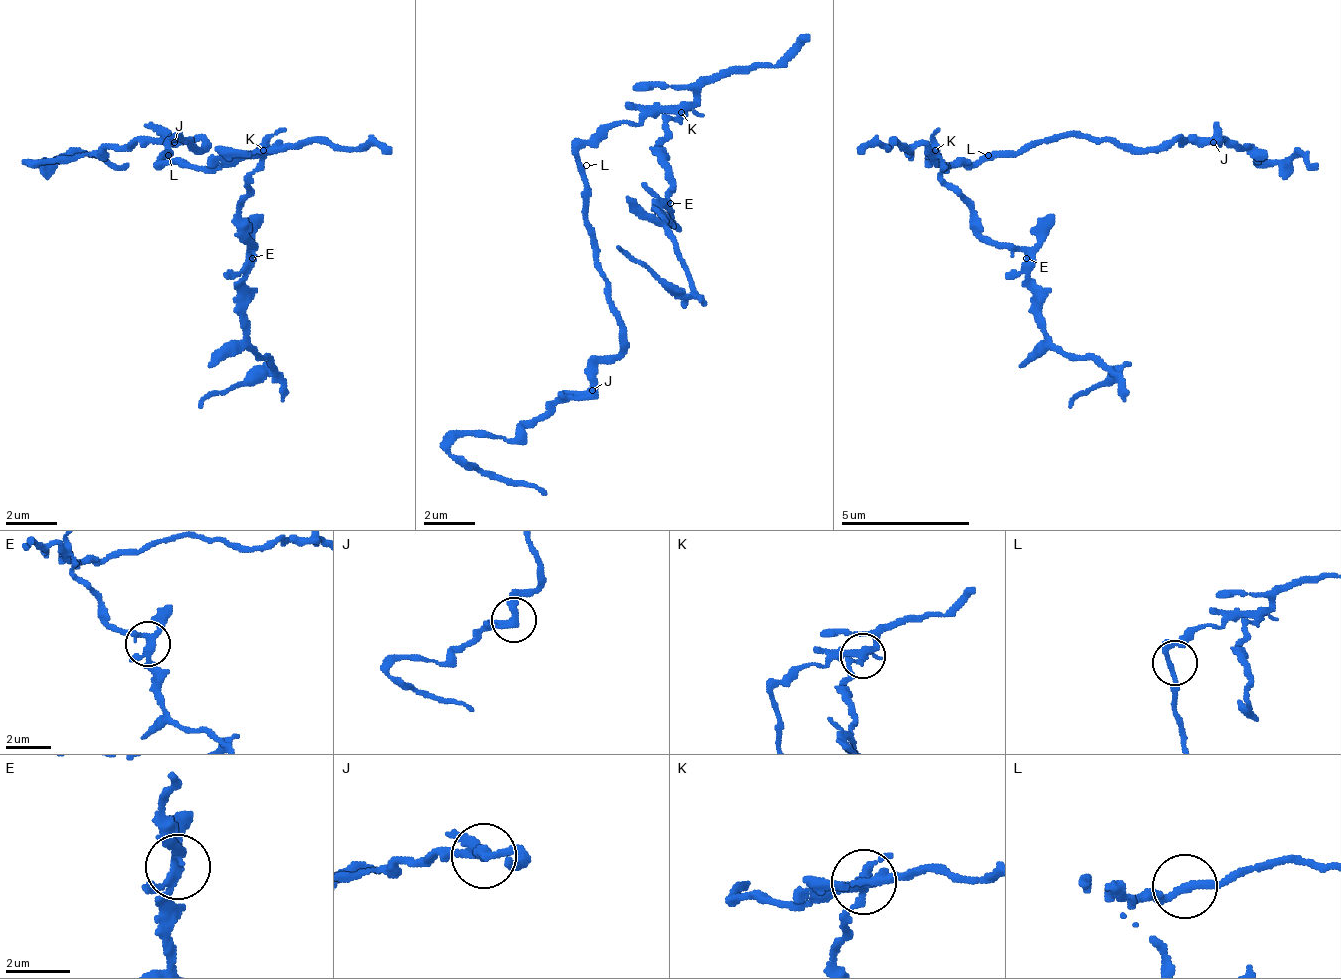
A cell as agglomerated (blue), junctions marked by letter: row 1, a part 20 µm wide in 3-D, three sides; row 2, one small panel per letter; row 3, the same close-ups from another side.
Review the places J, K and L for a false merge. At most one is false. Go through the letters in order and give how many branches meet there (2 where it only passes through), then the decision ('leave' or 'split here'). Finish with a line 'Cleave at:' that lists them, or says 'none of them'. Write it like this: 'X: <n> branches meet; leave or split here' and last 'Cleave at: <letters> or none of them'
J: 3 branches meet; leave
K: 4 branches meet; split here
L: 2 branches meet; leave
Cleave at: K

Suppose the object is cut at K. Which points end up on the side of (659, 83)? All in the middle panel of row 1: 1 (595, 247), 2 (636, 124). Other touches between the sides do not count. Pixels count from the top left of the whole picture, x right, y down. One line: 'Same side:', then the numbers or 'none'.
Same side: 1, 2

